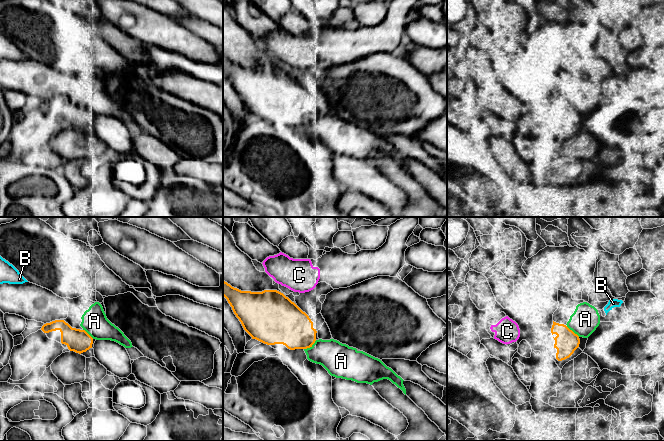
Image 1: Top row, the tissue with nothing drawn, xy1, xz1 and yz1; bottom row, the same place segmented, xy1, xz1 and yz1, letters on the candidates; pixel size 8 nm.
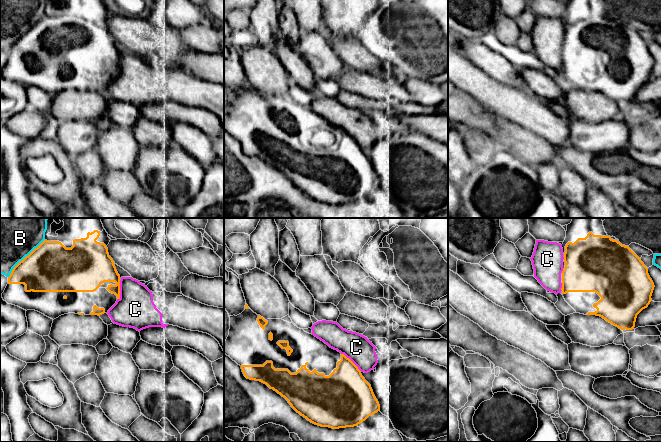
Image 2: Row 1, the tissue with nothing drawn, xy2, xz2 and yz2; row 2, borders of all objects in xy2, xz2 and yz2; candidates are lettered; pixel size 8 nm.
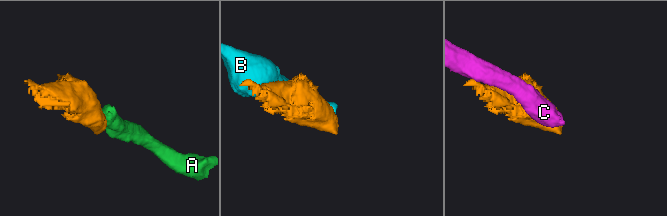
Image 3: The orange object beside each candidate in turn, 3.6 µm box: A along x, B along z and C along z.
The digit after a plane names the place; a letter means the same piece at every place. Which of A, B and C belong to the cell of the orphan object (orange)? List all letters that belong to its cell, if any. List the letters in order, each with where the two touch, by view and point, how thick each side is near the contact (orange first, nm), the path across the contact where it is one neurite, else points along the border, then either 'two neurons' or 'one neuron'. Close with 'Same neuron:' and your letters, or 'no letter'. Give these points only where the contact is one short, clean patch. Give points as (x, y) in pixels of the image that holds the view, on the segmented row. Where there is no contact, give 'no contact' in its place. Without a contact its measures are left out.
A: xz1 (310, 346) | 320/260 nm | two neurons
B: xy2 (25, 257) | 400/500 nm | two neurons
C: xy2 (119, 290) | 260/300 nm | two neurons
Same neuron: no letter

